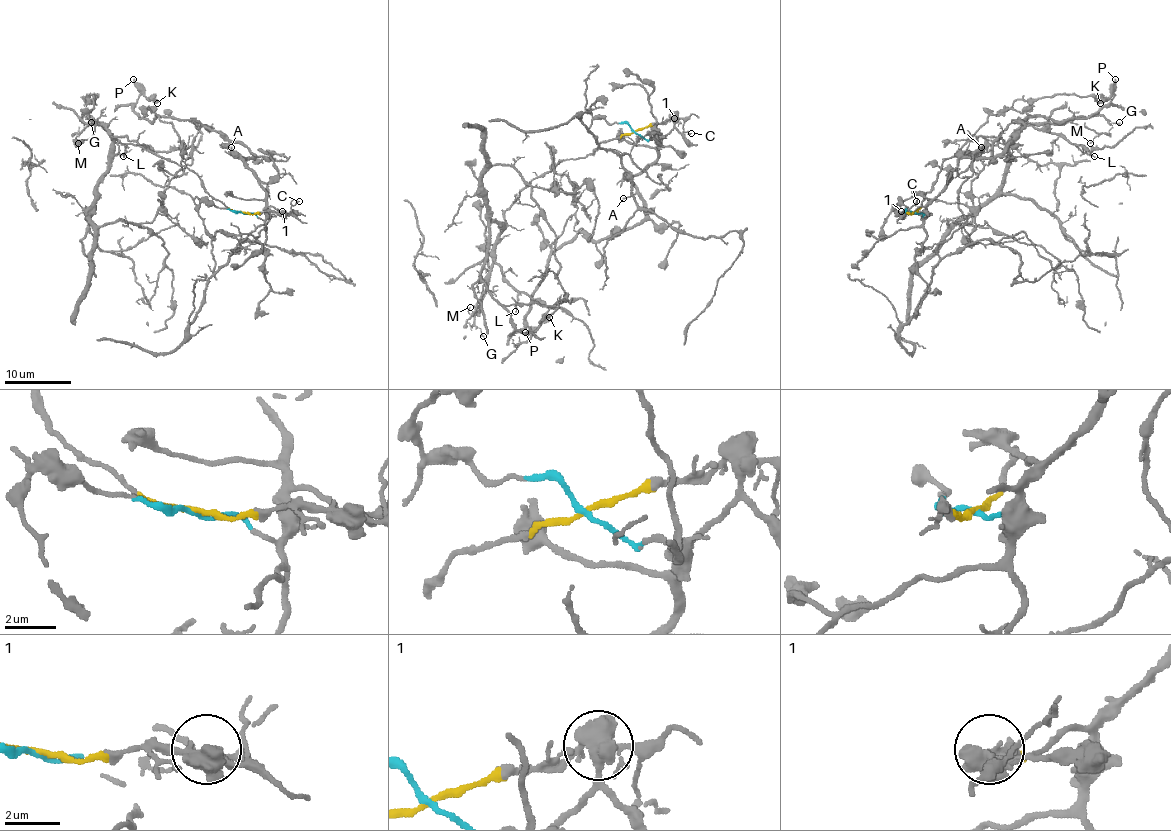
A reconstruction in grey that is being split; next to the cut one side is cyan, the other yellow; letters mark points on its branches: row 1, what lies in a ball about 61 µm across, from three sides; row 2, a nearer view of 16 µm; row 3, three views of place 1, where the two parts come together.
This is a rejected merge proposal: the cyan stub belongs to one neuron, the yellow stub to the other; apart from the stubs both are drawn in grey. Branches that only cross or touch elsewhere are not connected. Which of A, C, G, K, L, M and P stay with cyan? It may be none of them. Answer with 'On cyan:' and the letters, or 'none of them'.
On cyan: A, K, P

